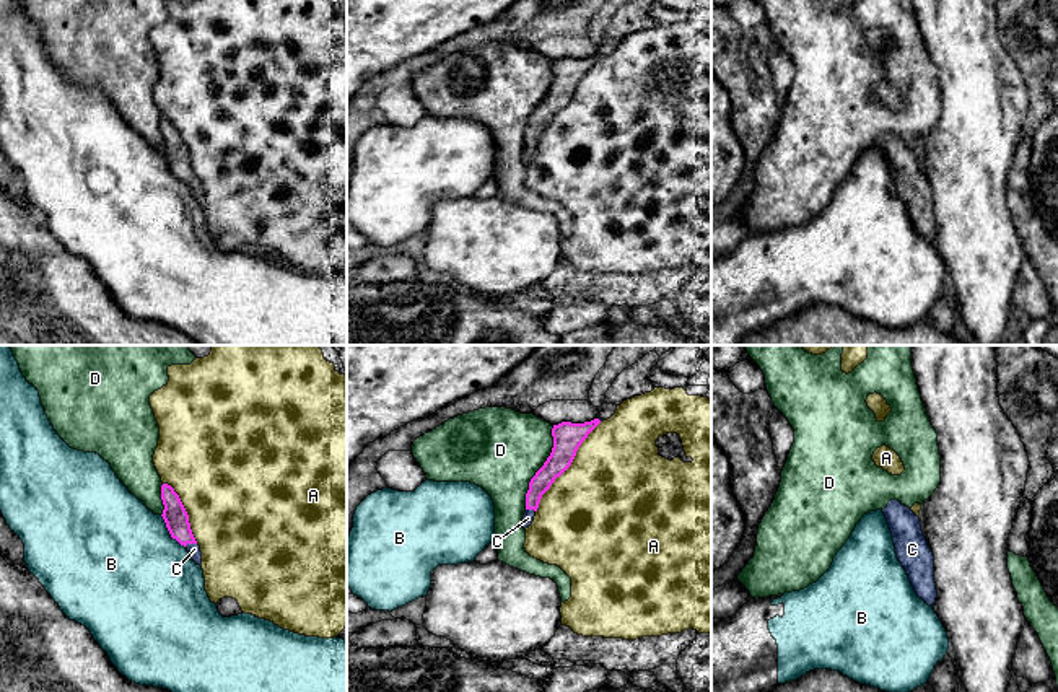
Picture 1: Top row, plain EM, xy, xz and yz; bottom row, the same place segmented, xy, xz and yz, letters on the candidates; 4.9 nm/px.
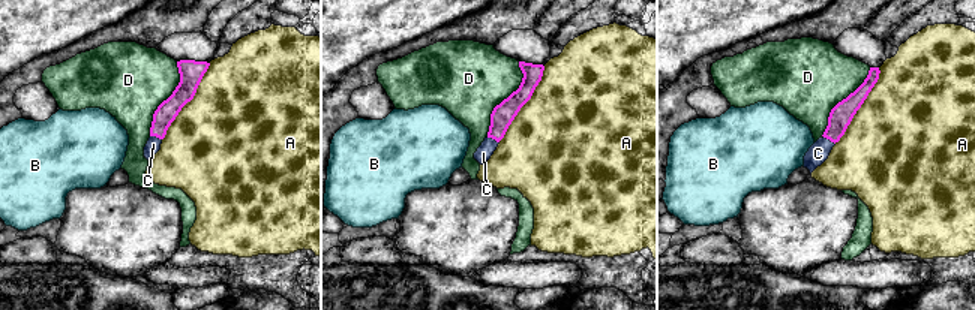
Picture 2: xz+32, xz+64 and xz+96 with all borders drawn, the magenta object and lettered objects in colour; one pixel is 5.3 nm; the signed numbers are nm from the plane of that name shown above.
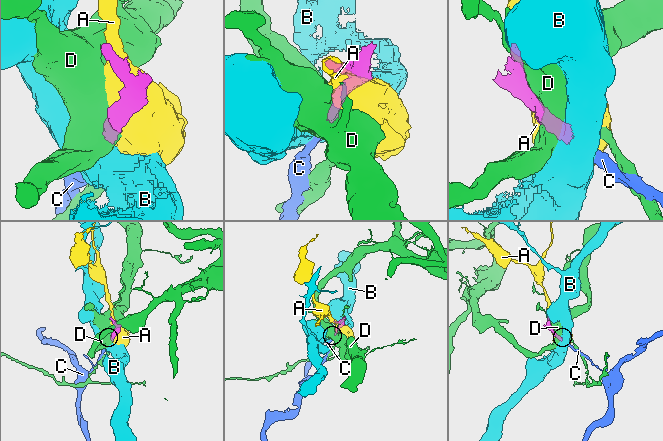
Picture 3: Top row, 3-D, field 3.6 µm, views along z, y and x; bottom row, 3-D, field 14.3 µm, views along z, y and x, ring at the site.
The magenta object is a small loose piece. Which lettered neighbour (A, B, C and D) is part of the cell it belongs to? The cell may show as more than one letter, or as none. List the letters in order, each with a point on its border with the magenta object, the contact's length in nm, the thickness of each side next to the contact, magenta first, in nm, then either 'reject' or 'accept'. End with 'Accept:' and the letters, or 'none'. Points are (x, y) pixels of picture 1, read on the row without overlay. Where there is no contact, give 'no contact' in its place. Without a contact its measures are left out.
A: xz (567, 103) | 550 nm | 140/500 nm | reject
B: xy (170, 168) | 200 nm | 120/500 nm | reject
C: xy (189, 178) | 70 nm | 120/60 nm | accept
D: xz (541, 103) | 440 nm | 140/420 nm | reject
Accept: C

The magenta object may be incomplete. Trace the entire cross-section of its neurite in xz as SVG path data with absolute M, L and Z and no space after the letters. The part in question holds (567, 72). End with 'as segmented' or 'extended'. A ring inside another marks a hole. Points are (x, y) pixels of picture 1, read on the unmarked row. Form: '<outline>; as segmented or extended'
M594 54L584 59L562 57L553 60L552 88L544 101L531 114L529 125L526 129L526 147L522 151L524 164L532 160L542 130L550 124L555 114L571 101L578 83L599 59L601 55Z; extended

